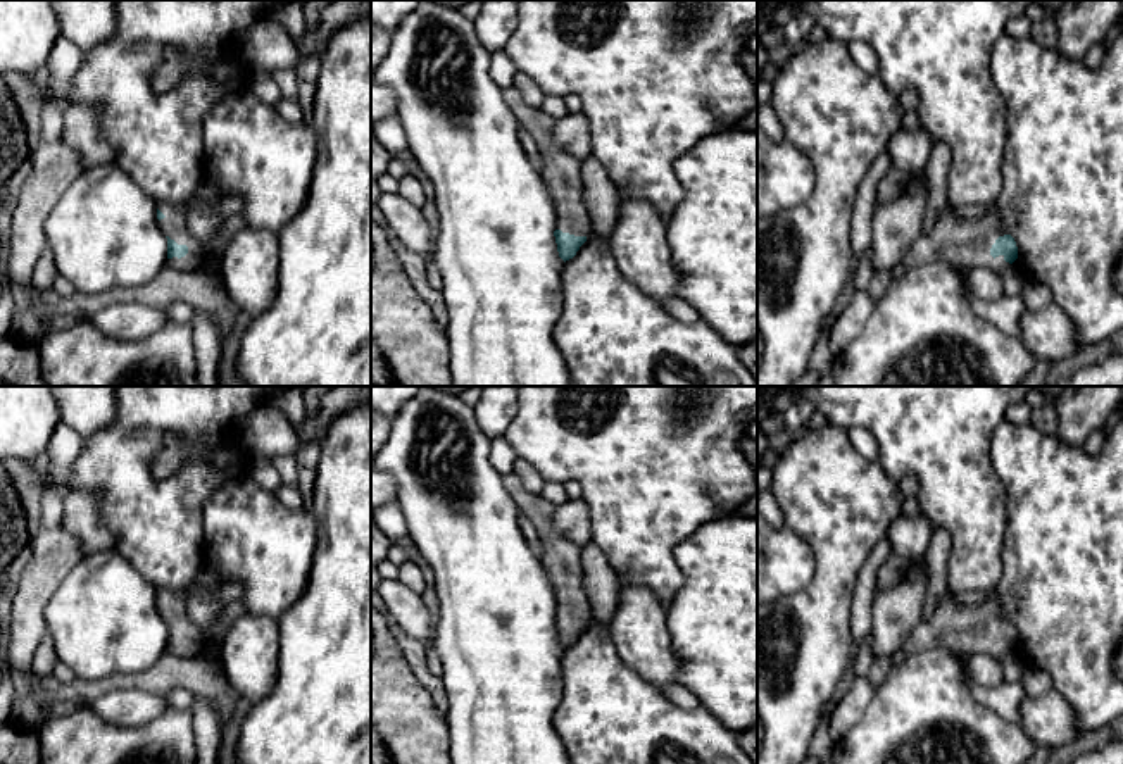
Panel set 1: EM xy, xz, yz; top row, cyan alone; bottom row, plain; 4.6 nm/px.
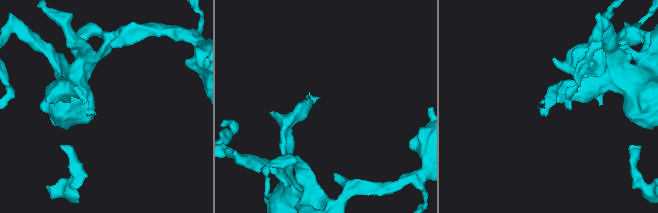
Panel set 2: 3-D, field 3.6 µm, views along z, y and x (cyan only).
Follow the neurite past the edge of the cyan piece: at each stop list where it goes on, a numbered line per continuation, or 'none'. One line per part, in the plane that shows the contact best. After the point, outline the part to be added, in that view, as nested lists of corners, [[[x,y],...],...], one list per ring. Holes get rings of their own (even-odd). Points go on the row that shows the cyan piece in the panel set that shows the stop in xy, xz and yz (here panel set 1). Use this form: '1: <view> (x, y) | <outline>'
1: xy (173, 225) | [[[157,202],[157,209],[166,216],[160,221],[157,219],[162,233],[171,240],[174,240],[178,245],[188,247],[188,254],[185,257],[167,259],[166,267],[181,269],[181,271],[195,271],[204,267],[204,262],[207,259],[205,250],[190,235],[183,207],[174,204]]]

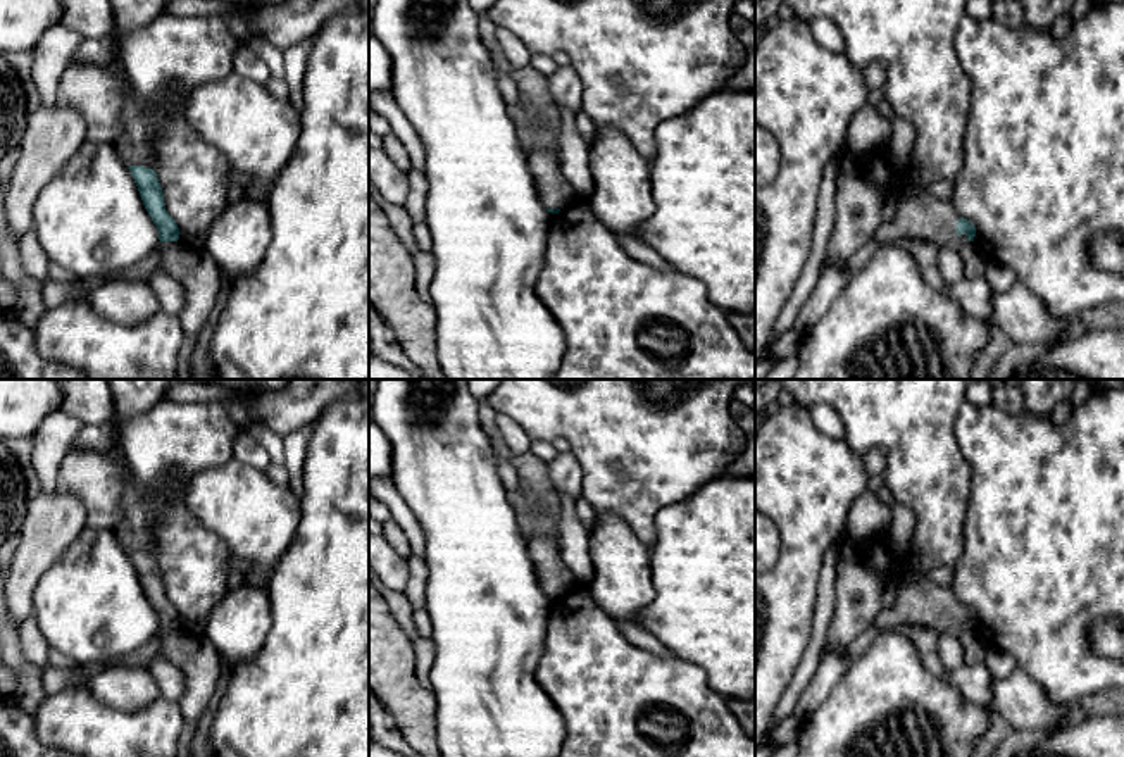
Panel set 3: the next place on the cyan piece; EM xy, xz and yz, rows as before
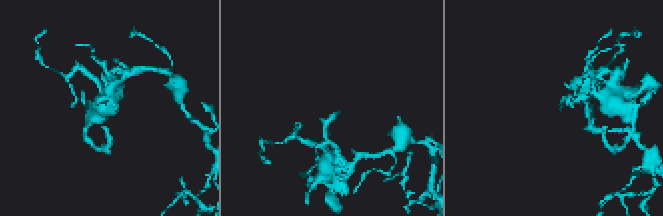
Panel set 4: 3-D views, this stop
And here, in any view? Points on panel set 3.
1: yz (919, 214) | [[[910,183],[898,197],[895,219],[883,219],[872,240],[914,238],[959,250],[969,241],[965,233],[957,235],[959,219],[952,198],[938,200],[927,188]]]

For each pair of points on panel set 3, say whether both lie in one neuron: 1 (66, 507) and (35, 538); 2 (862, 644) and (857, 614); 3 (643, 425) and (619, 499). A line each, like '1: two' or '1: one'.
1: one
2: two
3: one

